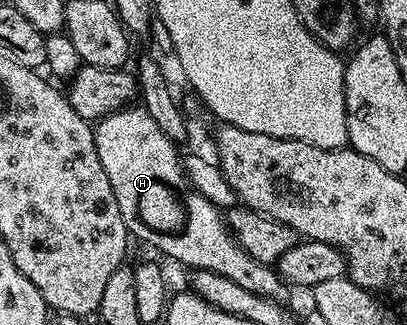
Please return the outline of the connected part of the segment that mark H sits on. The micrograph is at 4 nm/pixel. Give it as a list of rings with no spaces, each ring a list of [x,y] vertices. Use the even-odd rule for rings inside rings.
[[[128,106],[119,112],[111,112],[104,120],[94,125],[97,158],[101,158],[101,166],[105,166],[105,174],[109,174],[109,186],[113,186],[113,198],[117,198],[117,206],[121,210],[121,218],[125,222],[128,233],[147,244],[152,244],[159,252],[164,252],[171,260],[184,264],[187,270],[208,268],[217,274],[225,274],[225,278],[233,278],[237,286],[245,286],[245,290],[253,290],[253,294],[268,296],[271,300],[286,301],[288,285],[272,265],[257,262],[257,258],[249,255],[231,235],[224,213],[212,200],[205,198],[196,188],[189,186],[189,177],[184,161],[179,160],[180,149],[165,134],[161,134],[161,126],[147,113],[142,106]]]

